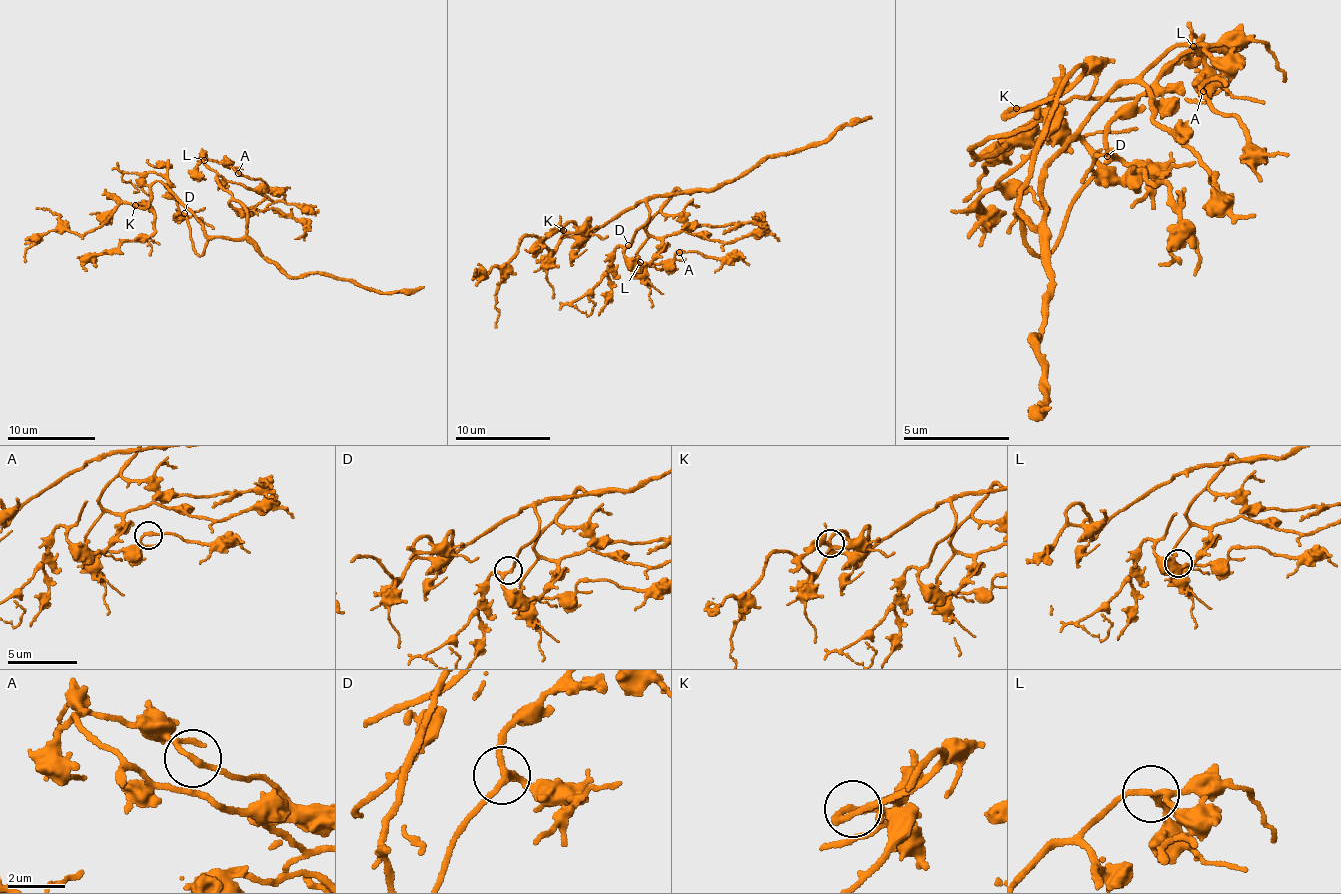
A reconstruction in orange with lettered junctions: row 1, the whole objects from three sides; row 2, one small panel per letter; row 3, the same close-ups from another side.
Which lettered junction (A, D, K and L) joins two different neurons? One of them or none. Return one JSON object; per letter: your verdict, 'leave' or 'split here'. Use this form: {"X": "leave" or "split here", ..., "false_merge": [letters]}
{"A": "leave", "D": "leave", "K": "leave", "L": "leave", "false_merge": []}

